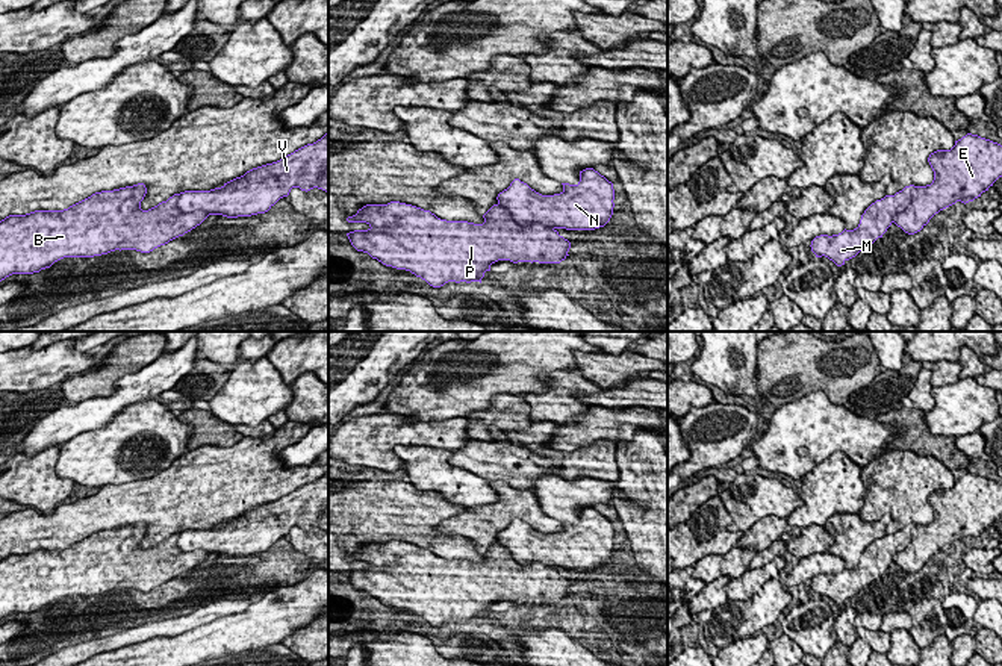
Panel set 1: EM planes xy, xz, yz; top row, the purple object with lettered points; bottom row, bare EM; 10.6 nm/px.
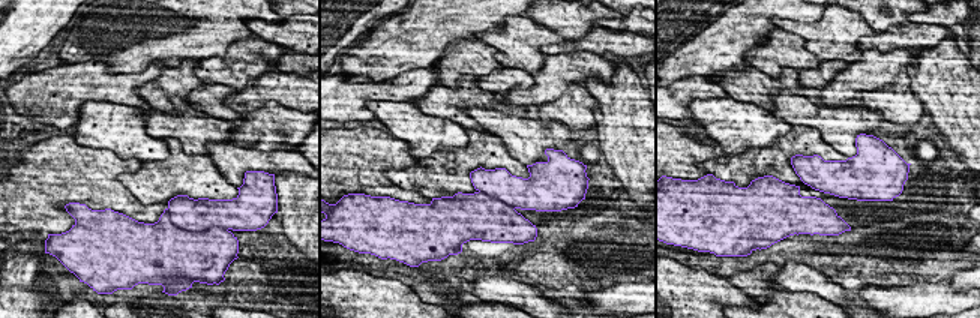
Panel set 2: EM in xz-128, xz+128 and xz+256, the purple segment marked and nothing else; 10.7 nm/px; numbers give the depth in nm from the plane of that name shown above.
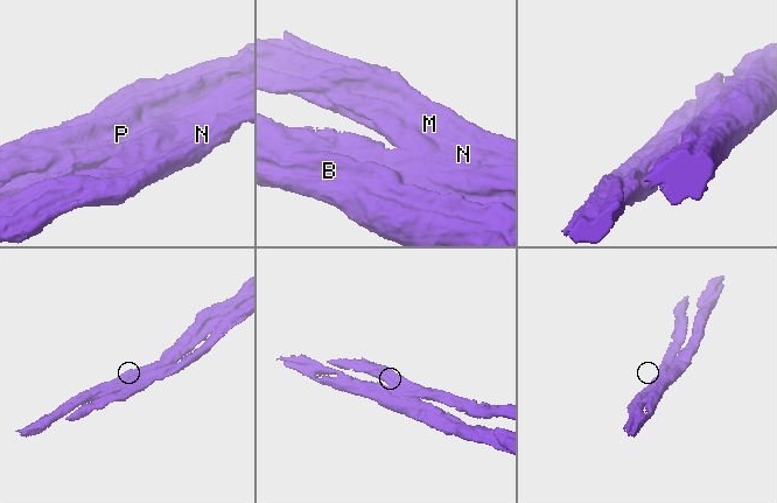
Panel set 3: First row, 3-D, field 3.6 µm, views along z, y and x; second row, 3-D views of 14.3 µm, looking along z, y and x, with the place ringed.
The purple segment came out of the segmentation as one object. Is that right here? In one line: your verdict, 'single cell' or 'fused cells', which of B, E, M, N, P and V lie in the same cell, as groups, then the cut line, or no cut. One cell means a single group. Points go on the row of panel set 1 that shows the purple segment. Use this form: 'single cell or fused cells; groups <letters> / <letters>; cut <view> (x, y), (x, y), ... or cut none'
fused cells; groups B E P / M N V; cut xz (498, 203), (521, 224), (544, 224), (553, 229)

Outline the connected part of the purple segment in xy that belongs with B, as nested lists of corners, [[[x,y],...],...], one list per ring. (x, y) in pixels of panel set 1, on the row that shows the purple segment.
[[[138,183],[114,191],[95,192],[64,210],[35,210],[26,215],[6,216],[0,221],[0,282],[12,274],[39,272],[64,257],[94,257],[115,250],[150,253],[154,248],[191,232],[209,216],[209,213],[203,210],[182,212],[177,206],[180,194],[174,194],[166,201],[162,201],[148,210],[142,210],[141,201],[145,194],[145,185]]]

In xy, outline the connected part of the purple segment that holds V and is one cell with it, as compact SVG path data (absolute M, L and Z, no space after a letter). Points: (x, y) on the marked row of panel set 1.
M328 133L277 162L247 171L221 188L180 192L182 212L203 210L227 218L251 216L268 212L292 188L328 192Z

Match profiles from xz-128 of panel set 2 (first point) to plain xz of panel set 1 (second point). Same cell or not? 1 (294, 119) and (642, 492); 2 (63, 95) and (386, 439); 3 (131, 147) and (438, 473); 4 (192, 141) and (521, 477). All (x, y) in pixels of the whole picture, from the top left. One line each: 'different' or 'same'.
1: different
2: same
3: same
4: same

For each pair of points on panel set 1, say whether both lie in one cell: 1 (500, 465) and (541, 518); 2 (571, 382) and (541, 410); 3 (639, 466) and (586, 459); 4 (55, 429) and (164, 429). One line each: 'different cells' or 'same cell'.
1: different cells
2: same cell
3: different cells
4: different cells

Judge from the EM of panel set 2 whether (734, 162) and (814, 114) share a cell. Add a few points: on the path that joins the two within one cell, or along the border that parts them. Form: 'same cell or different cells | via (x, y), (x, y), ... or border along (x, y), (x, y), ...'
different cells | border along (793, 125), (812, 126), (826, 143)

